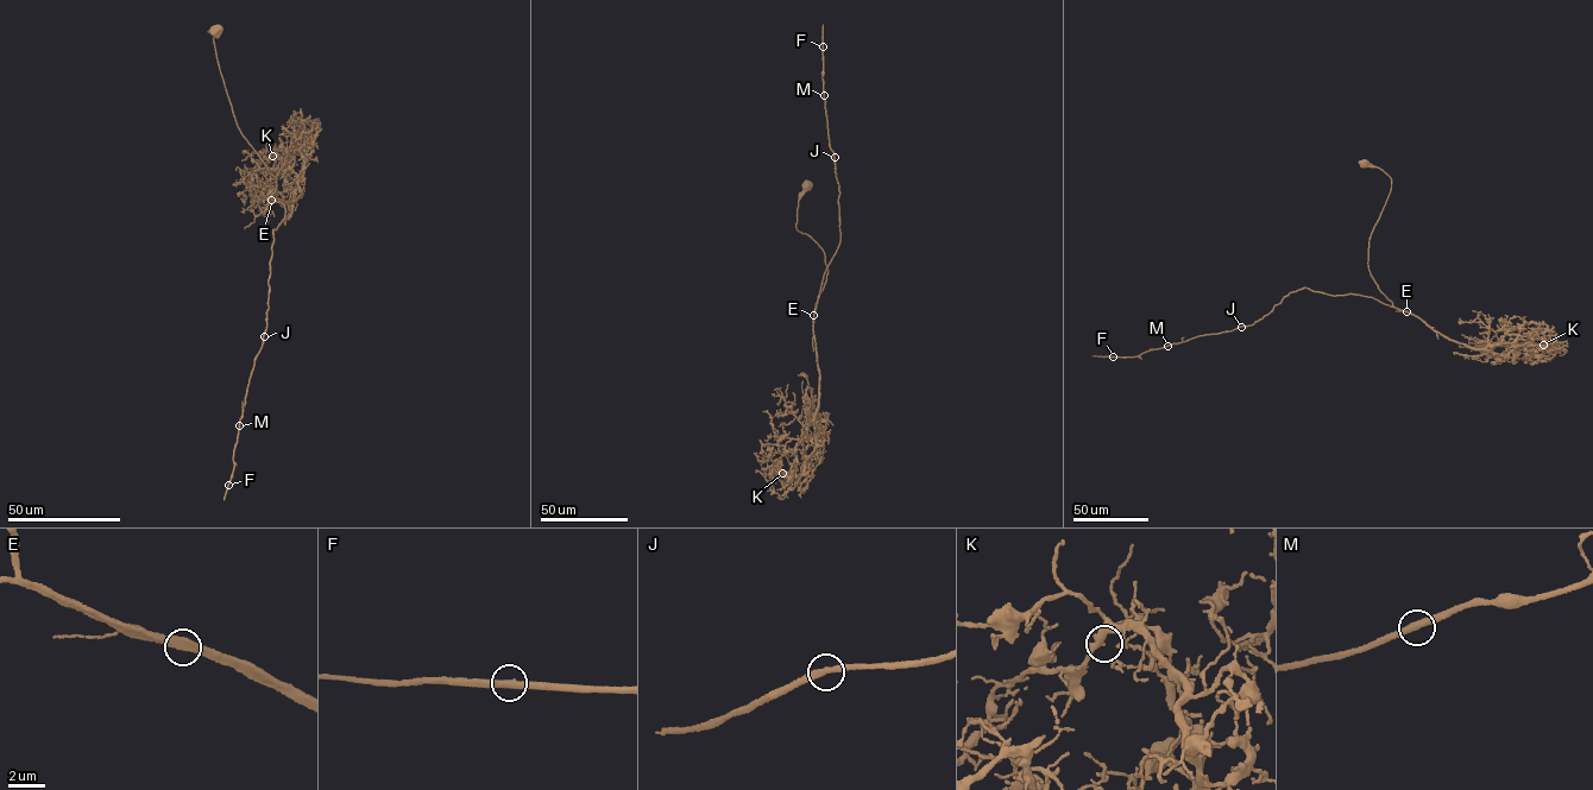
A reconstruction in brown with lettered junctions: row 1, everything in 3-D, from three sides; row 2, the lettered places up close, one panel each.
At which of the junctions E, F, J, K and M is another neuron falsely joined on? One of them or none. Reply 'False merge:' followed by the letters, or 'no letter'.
False merge: no letter

